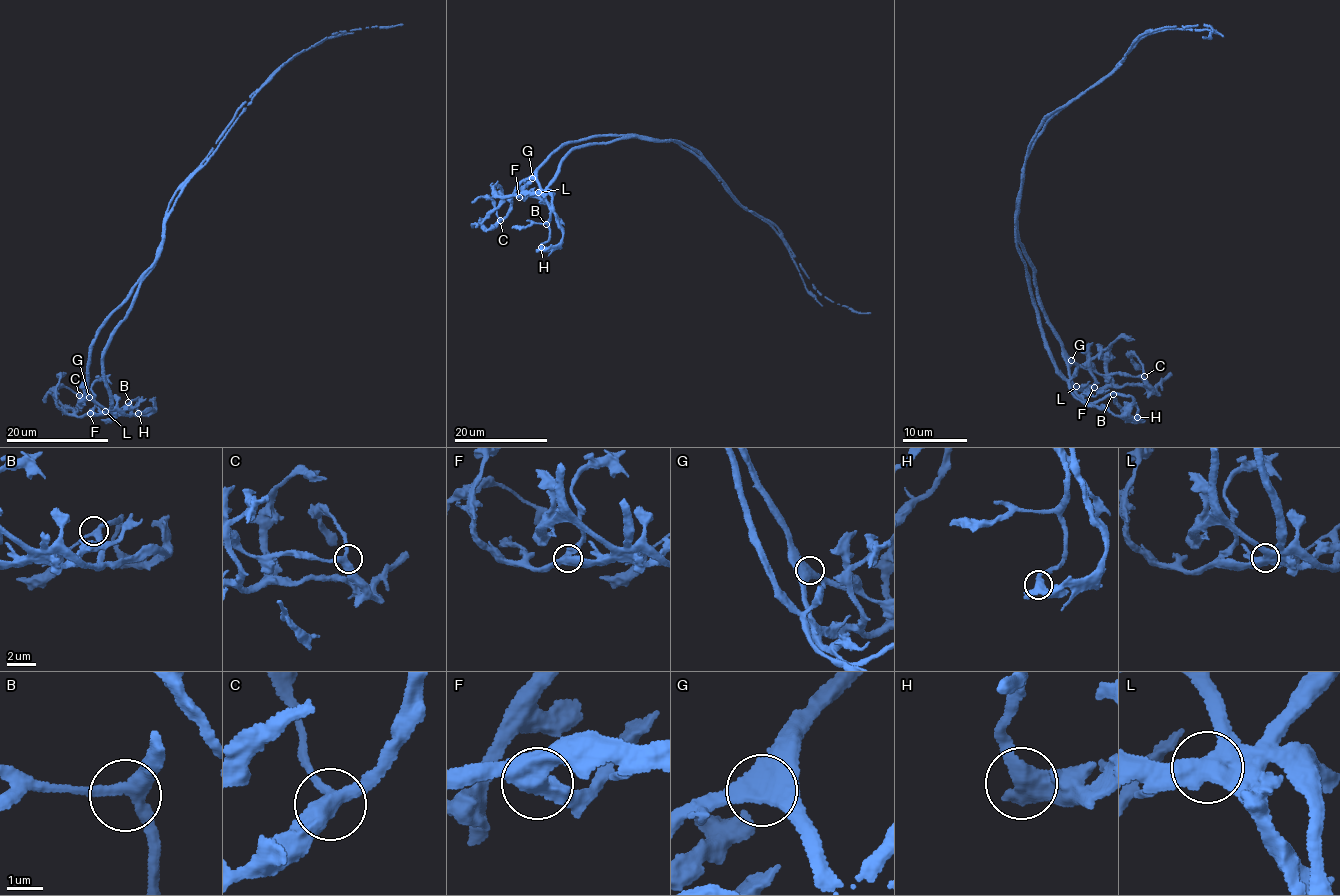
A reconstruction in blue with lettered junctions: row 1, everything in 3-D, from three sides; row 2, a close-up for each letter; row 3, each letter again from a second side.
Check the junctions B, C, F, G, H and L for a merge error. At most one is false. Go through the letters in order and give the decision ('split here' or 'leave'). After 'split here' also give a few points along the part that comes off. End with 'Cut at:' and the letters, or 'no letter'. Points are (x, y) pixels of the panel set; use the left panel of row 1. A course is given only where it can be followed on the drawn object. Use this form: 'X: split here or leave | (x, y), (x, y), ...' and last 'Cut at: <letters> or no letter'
B: leave
C: leave
F: leave
G: leave
H: leave
L: split here | (106, 412), (89, 396), (86, 374), (99, 326), (156, 257), (176, 197), (255, 92), (340, 31), (403, 24)
Cut at: L

